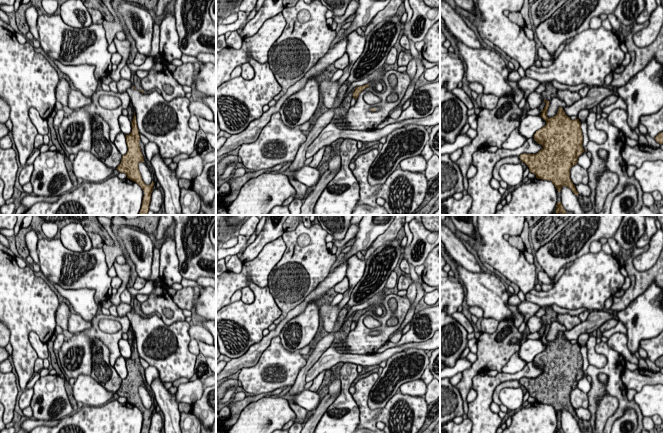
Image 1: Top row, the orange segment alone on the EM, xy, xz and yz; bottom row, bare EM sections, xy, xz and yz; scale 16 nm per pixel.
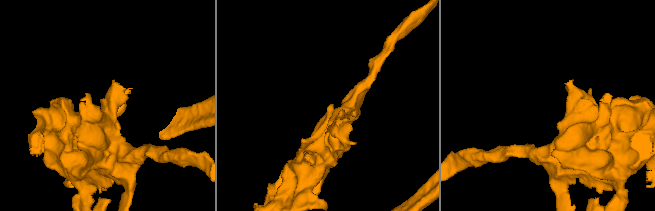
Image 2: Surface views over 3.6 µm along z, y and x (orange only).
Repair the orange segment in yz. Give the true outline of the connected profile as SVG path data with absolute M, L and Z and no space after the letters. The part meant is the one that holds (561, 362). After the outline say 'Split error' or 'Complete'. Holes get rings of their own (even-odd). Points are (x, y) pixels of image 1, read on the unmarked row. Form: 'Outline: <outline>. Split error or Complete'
Outline: M545 323L544 326L546 329L540 340L546 349L533 360L543 372L536 378L521 378L519 382L537 403L551 405L558 416L563 410L568 411L577 420L582 433L591 433L591 425L584 427L583 420L577 416L570 403L570 393L584 376L581 346L578 342L571 344L562 331L559 331L554 341L548 342L549 325Z. Split error

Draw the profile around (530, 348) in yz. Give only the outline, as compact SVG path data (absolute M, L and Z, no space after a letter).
M528 339L520 345L519 357L528 364L545 349L546 345L540 339Z

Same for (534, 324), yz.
M532 316L528 322L527 326L529 328L529 333L532 334L538 330L540 330L544 326L545 322L540 318L536 316Z

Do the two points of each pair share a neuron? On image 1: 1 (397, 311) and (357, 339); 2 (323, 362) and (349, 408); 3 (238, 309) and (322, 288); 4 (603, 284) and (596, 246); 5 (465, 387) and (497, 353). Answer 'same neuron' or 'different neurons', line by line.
1: same neuron
2: different neurons
3: different neurons
4: different neurons
5: same neuron

